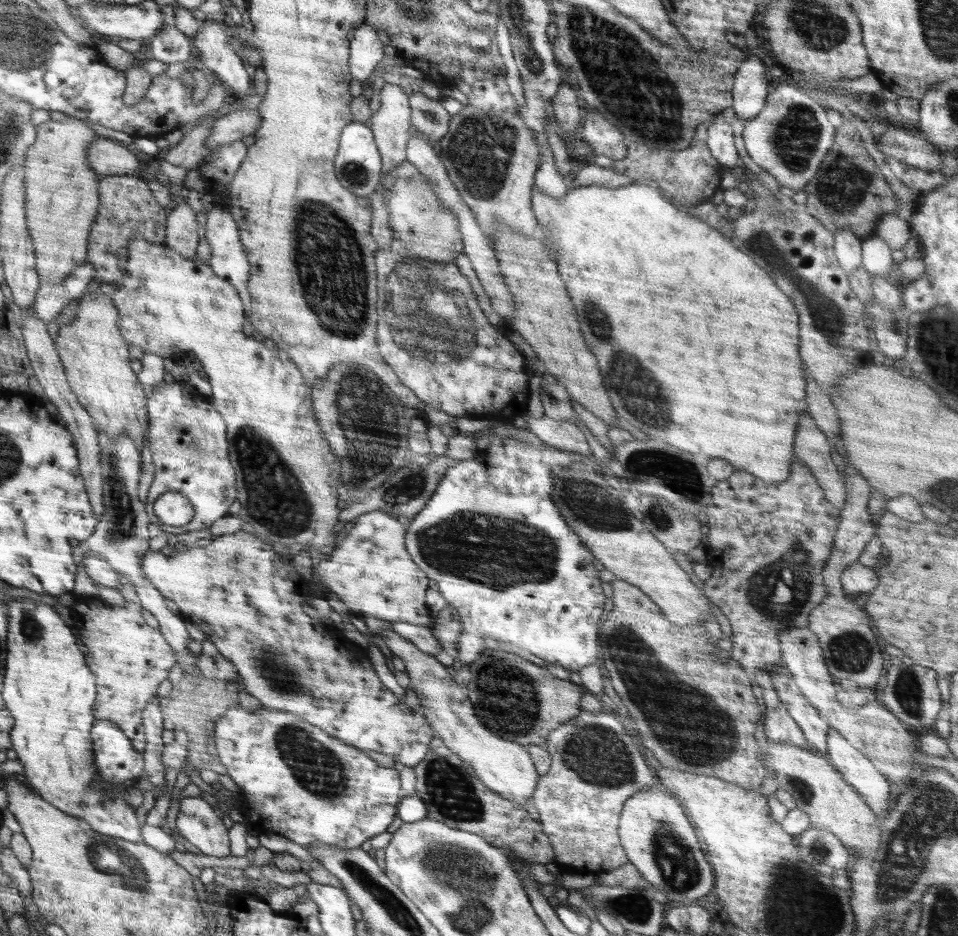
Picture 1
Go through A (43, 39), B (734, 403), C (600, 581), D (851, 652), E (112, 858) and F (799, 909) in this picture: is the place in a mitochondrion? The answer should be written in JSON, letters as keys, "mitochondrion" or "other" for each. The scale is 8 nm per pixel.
{"A":"mitochondrion","B":"other","C":"other","D":"mitochondrion","E":"mitochondrion","F":"mitochondrion"}

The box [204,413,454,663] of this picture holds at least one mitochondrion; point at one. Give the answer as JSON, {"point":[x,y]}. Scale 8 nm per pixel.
{"point":[274,497]}

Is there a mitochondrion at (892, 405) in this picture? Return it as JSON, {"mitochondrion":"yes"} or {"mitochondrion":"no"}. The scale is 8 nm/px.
{"mitochondrion":"no"}

